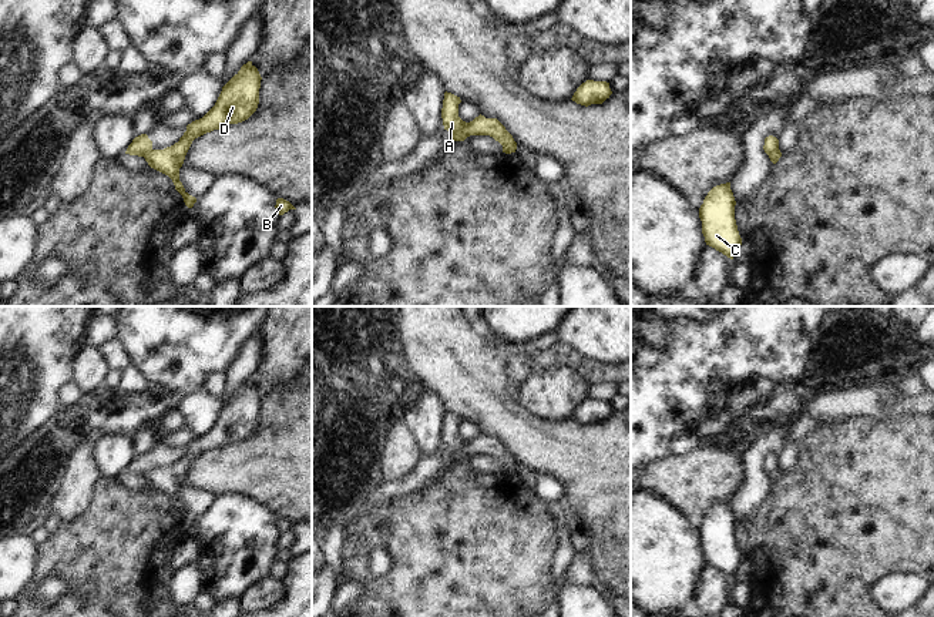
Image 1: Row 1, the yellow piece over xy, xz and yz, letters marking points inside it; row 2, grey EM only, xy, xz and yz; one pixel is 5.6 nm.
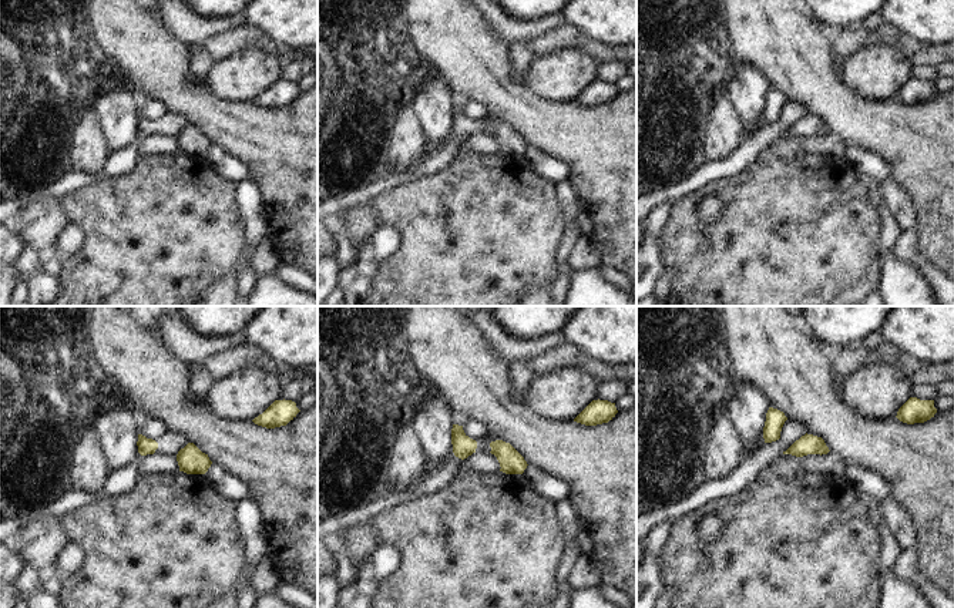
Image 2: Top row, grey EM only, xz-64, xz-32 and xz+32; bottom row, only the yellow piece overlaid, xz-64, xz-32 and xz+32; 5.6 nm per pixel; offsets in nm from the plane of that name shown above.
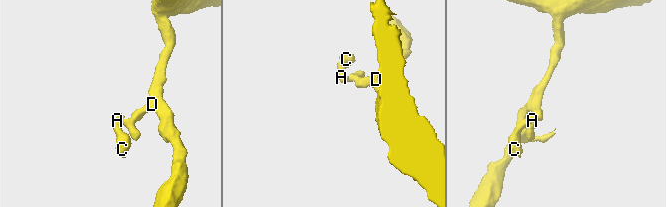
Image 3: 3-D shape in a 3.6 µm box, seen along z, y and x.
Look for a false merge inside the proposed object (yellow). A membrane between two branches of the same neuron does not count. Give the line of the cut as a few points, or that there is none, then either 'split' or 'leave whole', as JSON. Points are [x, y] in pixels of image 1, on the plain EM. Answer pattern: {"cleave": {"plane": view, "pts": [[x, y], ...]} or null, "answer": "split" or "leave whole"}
{"cleave": {"plane": "xz", "pts": [[469, 442], [466, 455]]}, "answer": "split"}

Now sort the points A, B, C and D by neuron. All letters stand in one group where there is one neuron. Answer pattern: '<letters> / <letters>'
A C / B D

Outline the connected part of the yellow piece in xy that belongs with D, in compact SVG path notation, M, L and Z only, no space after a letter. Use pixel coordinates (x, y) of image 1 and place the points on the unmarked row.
M248 380L241 389L222 406L215 425L199 439L187 445L187 450L171 466L164 469L151 469L145 473L148 484L168 494L175 509L182 514L188 527L192 527L196 517L189 514L179 500L179 487L192 460L214 449L221 449L229 443L238 443L248 439L258 427L261 393L258 388Z

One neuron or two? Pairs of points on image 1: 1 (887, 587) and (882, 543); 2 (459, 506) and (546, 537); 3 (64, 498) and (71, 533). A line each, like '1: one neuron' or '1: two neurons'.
1: two neurons
2: one neuron
3: two neurons

